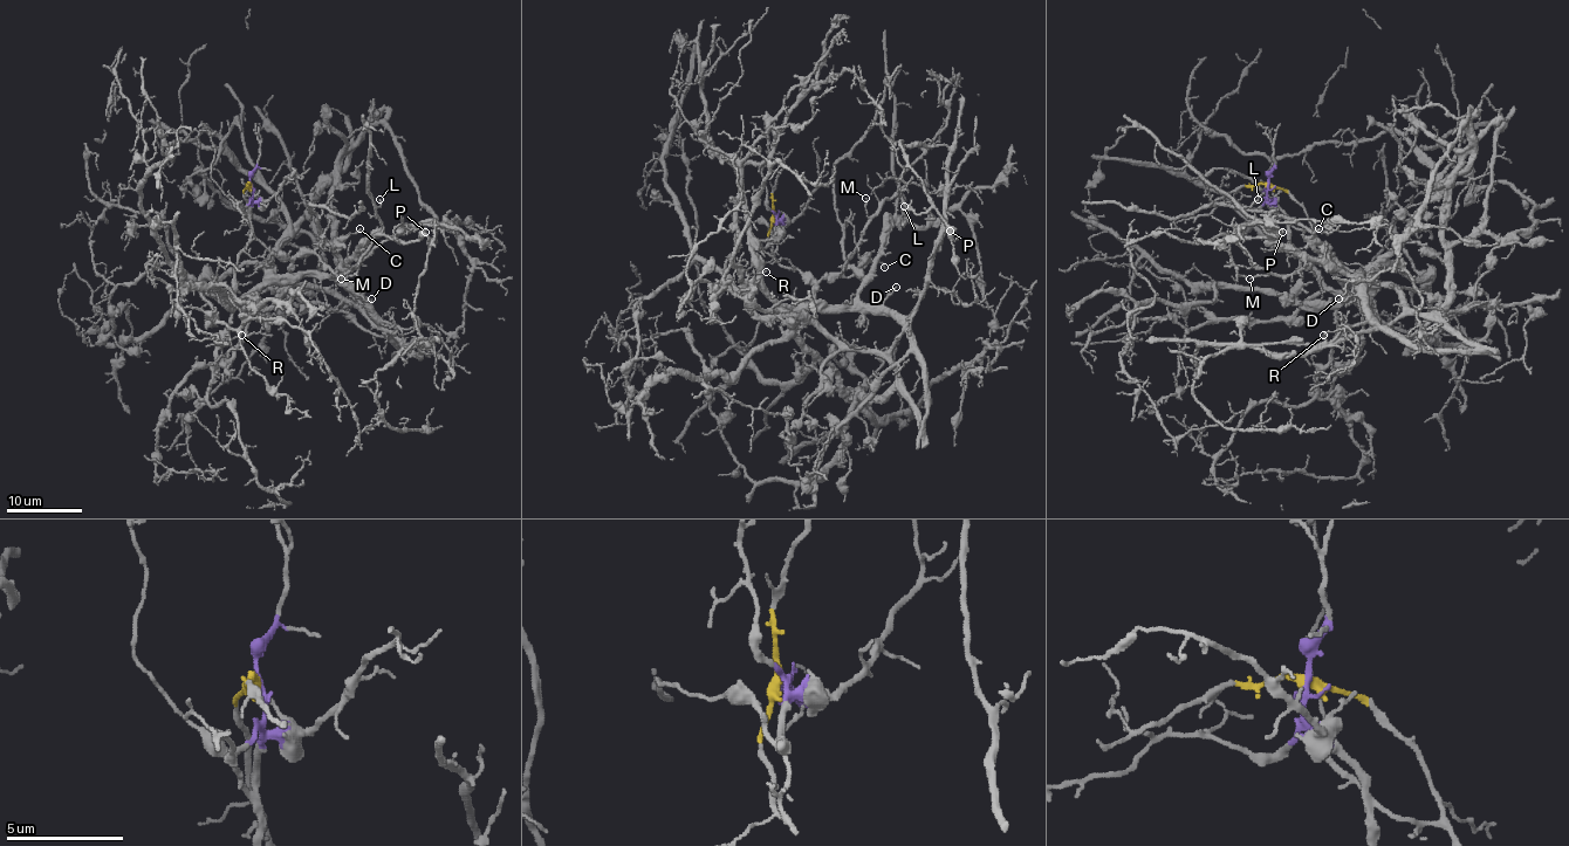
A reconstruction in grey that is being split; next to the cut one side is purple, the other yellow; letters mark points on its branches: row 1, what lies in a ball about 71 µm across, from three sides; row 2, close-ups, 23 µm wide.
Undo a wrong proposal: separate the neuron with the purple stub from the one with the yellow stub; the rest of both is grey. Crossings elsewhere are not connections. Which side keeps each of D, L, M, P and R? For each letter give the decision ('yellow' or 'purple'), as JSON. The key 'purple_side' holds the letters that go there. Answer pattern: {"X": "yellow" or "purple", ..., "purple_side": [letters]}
{"D": "purple", "L": "purple", "M": "yellow", "P": "purple", "R": "purple", "purple_side": ["D", "L", "P", "R"]}

